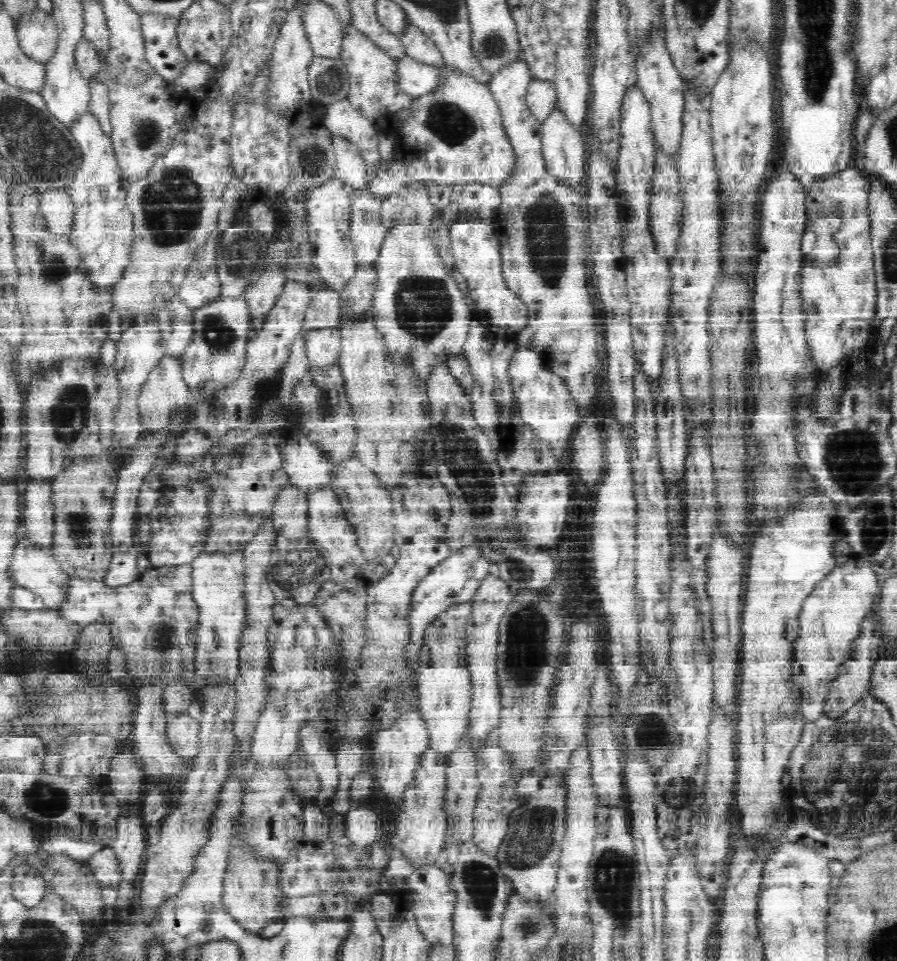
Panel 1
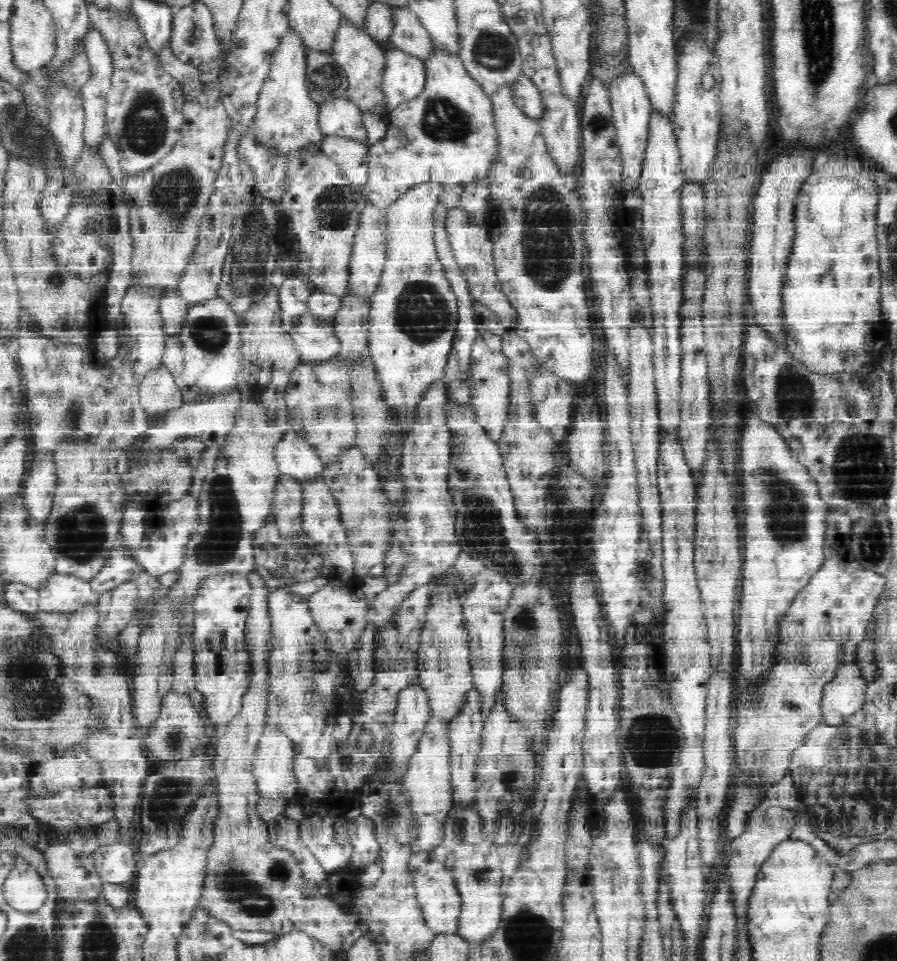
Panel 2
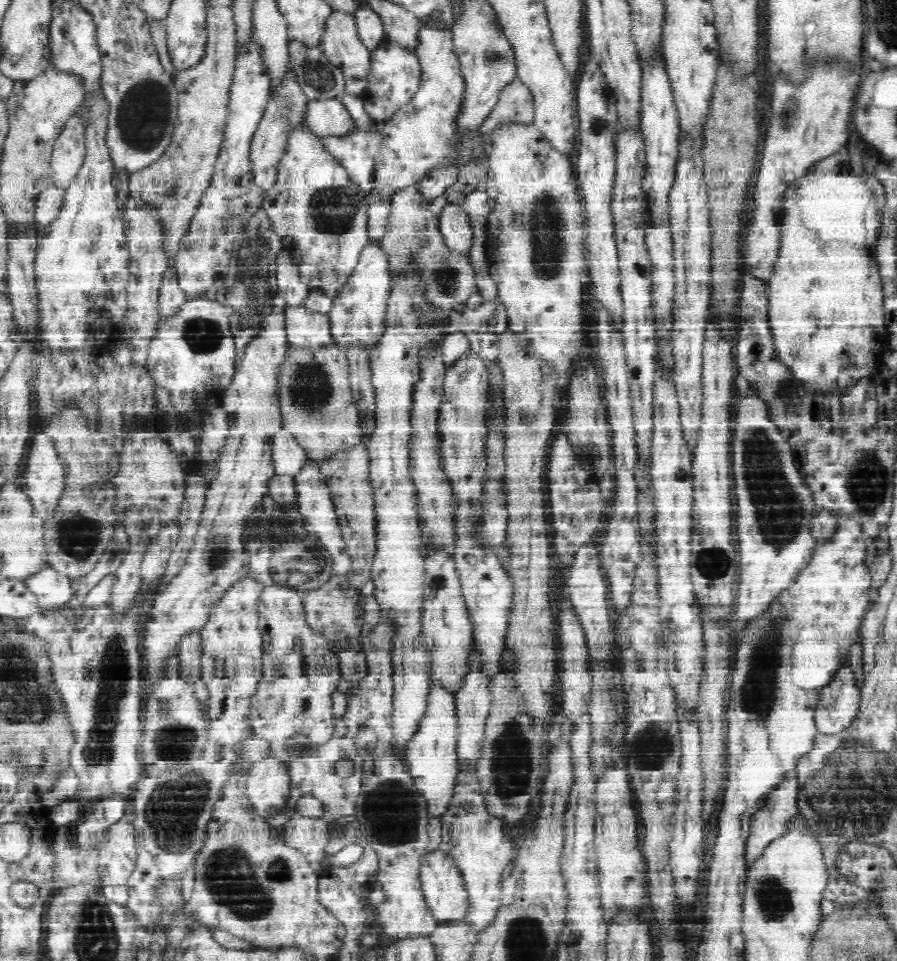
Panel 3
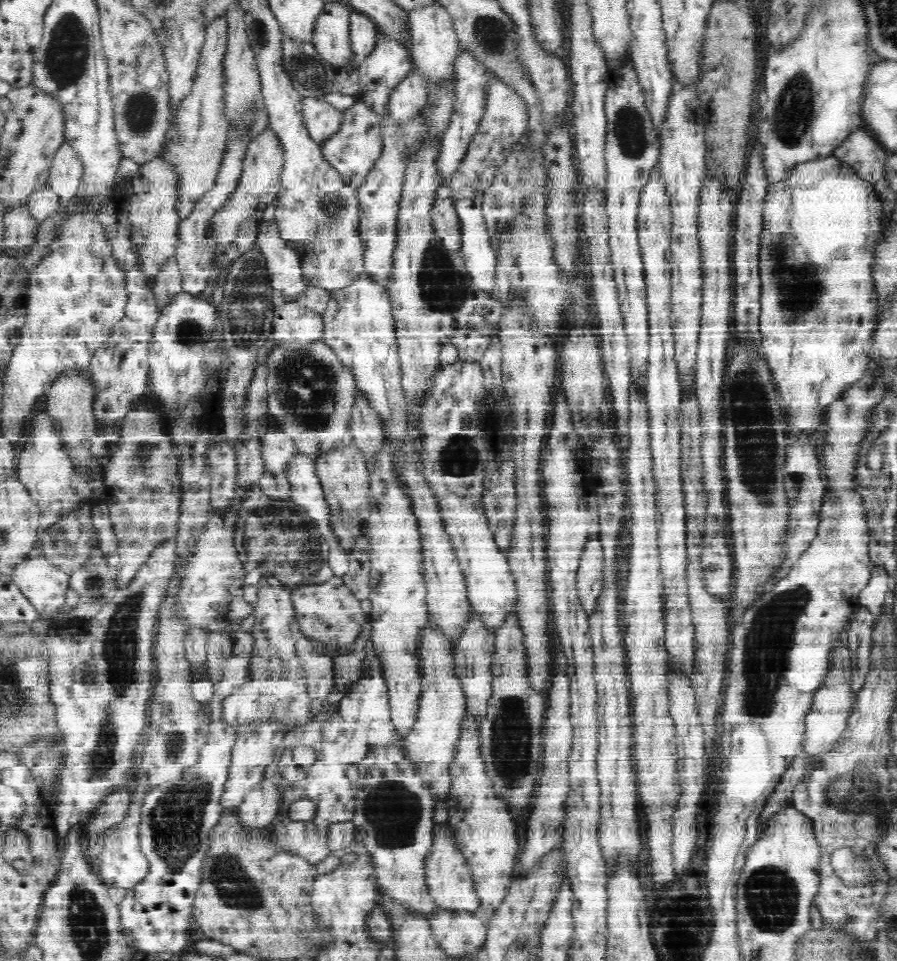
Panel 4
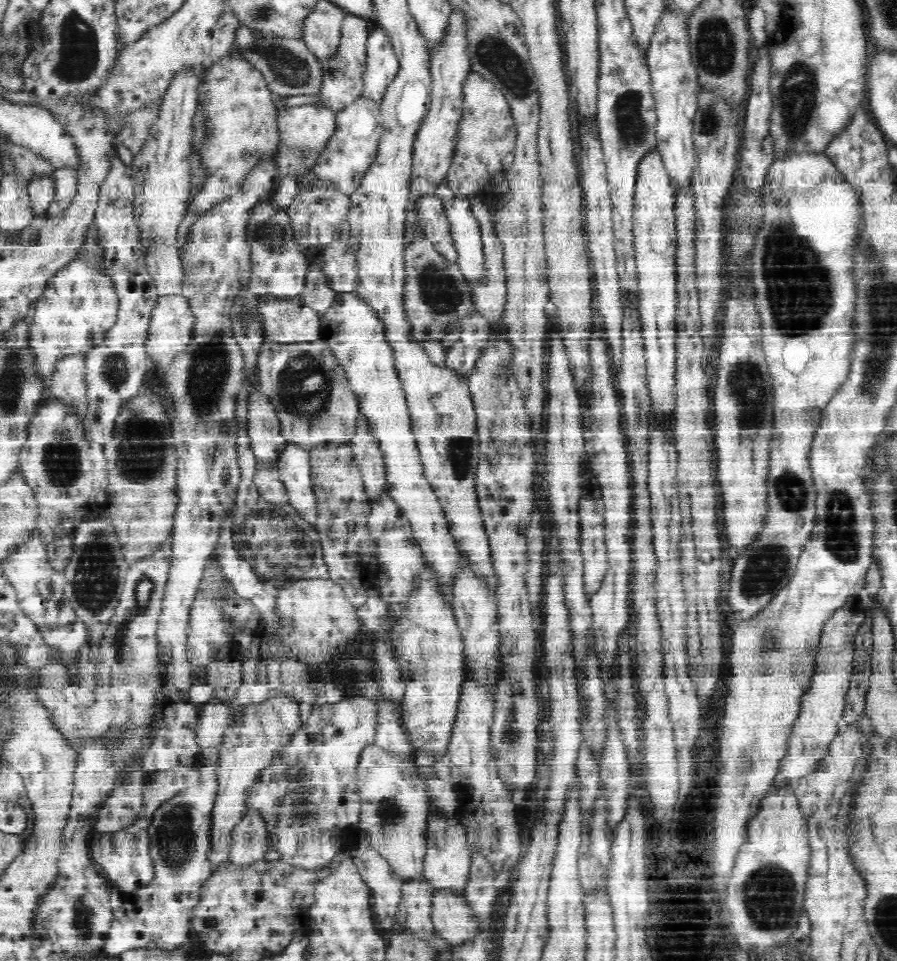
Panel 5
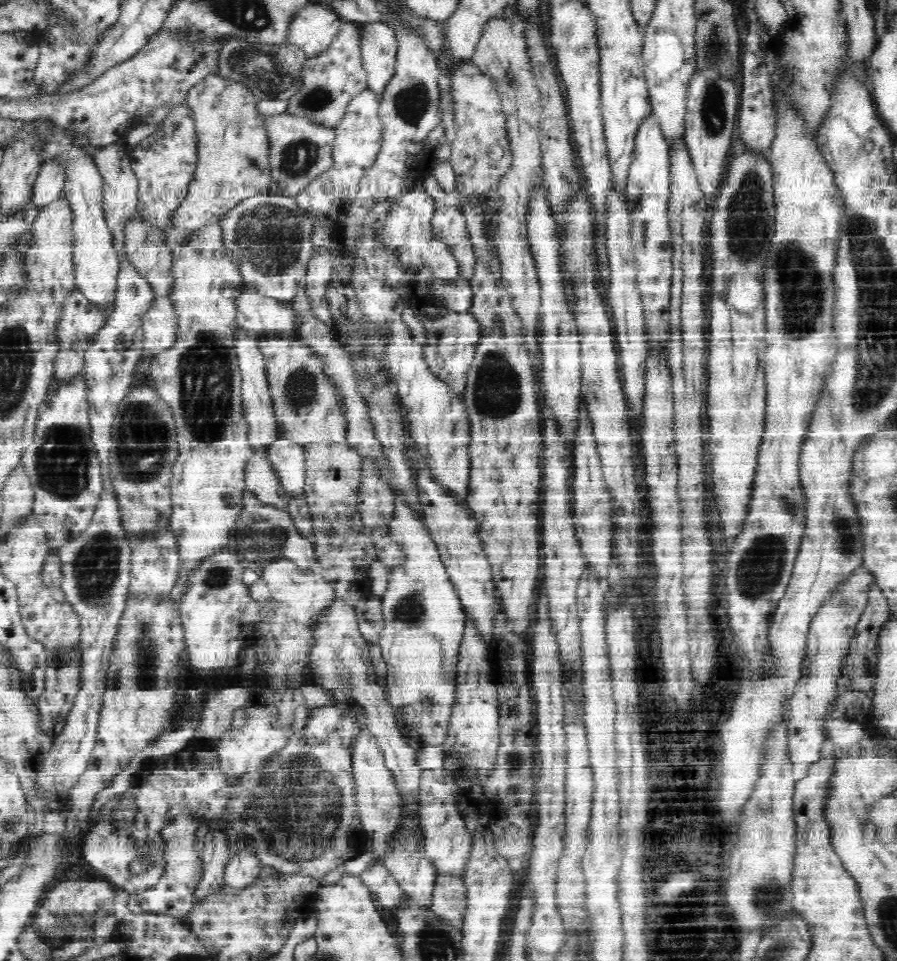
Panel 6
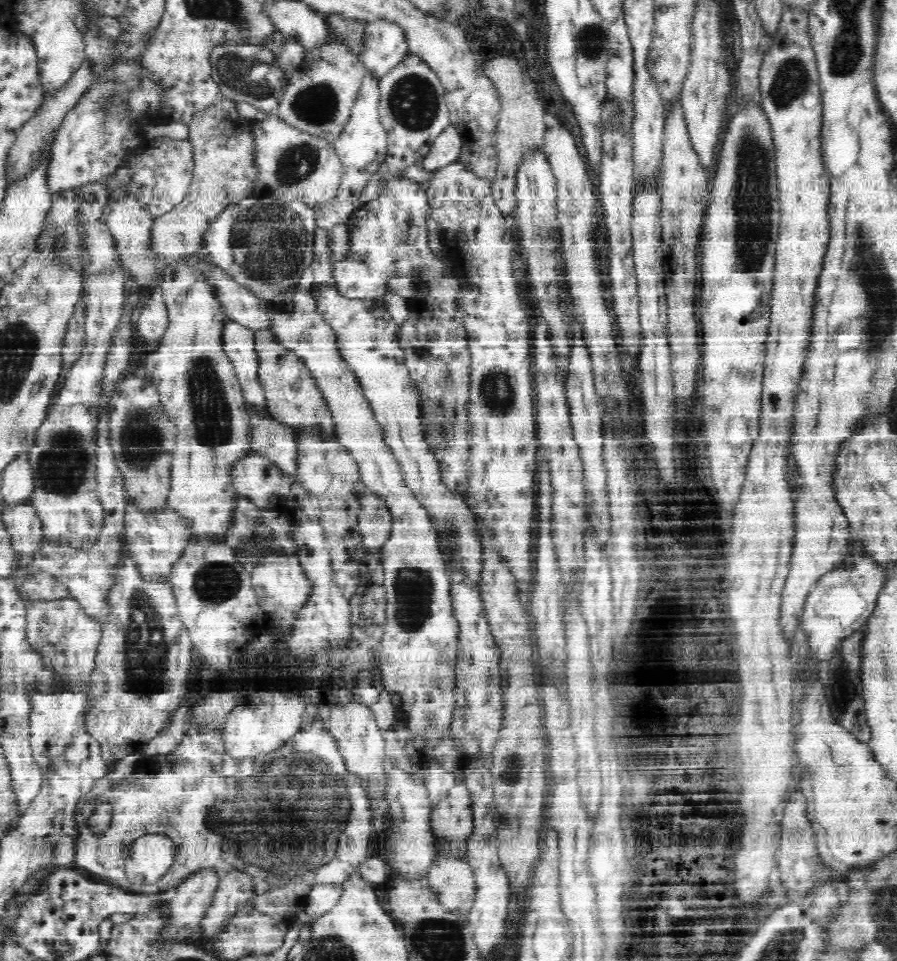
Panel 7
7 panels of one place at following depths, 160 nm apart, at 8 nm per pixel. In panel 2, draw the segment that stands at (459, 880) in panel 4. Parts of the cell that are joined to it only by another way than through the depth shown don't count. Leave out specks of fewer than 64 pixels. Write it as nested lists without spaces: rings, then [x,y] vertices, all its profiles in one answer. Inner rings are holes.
[[[431,858],[413,872],[413,887],[416,902],[420,907],[424,923],[428,925],[428,930],[434,935],[456,935],[461,898],[454,886],[452,873],[442,863]]]

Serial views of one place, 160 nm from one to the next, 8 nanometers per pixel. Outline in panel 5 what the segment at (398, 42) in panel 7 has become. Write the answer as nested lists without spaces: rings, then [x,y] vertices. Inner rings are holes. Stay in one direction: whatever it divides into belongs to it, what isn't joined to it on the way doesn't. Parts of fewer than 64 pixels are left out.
[[[383,29],[374,30],[368,38],[361,98],[380,106],[388,85],[398,76],[400,68],[400,58],[396,57],[389,35]]]

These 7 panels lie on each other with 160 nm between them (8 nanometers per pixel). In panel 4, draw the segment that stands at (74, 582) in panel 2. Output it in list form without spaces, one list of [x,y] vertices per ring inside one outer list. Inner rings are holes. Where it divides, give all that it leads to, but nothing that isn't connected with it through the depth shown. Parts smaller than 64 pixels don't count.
[[[40,548],[32,552],[32,560],[22,563],[12,577],[38,612],[56,612],[64,604],[69,590],[69,578],[62,570],[40,554]]]

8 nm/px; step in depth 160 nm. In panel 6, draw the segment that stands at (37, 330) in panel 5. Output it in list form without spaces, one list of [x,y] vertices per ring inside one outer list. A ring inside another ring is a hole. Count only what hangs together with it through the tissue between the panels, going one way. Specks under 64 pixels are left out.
[[[74,284],[72,288],[61,297],[60,309],[56,314],[57,320],[54,321],[51,333],[52,342],[56,343],[58,350],[84,348],[84,346],[92,344],[96,333],[110,320],[111,307],[102,308],[102,306],[98,304],[98,300],[96,300],[96,304],[94,304],[94,302],[90,302],[86,296],[83,289],[80,288],[79,285]]]

